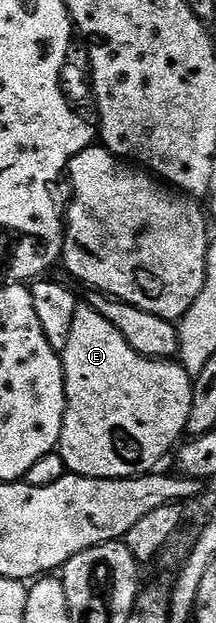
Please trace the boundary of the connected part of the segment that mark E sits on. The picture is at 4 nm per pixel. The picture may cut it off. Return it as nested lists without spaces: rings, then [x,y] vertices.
[[[89,307],[75,308],[72,327],[64,338],[64,344],[66,344],[66,350],[63,348],[60,356],[62,370],[66,376],[66,414],[62,420],[62,430],[56,452],[66,465],[67,470],[75,473],[77,477],[95,477],[96,479],[140,477],[157,470],[159,468],[158,460],[169,451],[170,444],[177,439],[179,434],[183,434],[186,426],[186,420],[190,413],[190,401],[193,399],[194,393],[194,381],[191,374],[187,373],[181,364],[175,363],[173,360],[153,361],[150,357],[132,351],[132,347],[128,347],[124,335],[120,335],[120,331],[116,331],[116,327],[112,327],[112,323],[108,323],[108,319],[104,319],[95,309]]]

